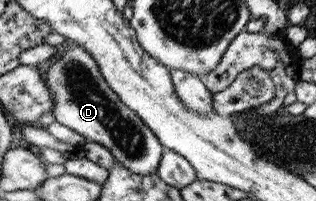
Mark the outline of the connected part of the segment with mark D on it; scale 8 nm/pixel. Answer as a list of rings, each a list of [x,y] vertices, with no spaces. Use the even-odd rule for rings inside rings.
[[[75,43],[55,58],[42,74],[50,91],[50,112],[55,121],[67,126],[89,142],[95,142],[111,152],[117,163],[138,175],[151,174],[158,167],[163,148],[157,137],[128,109],[119,97],[107,86],[91,55]]]

